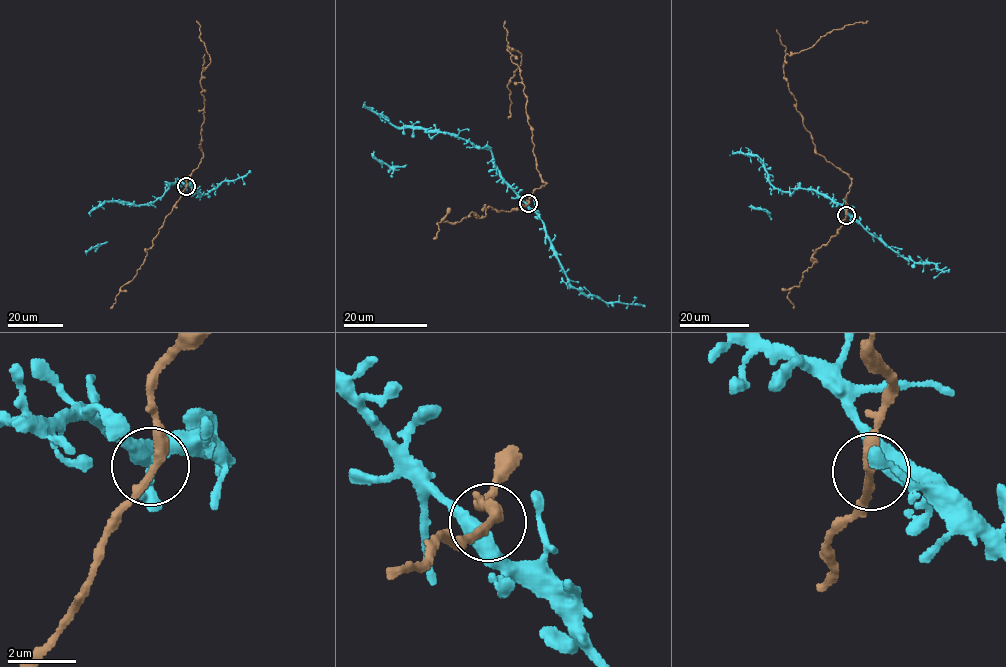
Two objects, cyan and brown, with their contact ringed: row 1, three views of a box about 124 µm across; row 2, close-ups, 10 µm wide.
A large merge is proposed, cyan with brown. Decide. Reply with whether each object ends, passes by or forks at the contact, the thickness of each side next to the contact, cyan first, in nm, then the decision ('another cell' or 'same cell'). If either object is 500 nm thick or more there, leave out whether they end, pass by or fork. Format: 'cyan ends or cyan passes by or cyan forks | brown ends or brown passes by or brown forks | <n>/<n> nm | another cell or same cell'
cyan passes by | brown passes by | 440/280 nm | same cell

